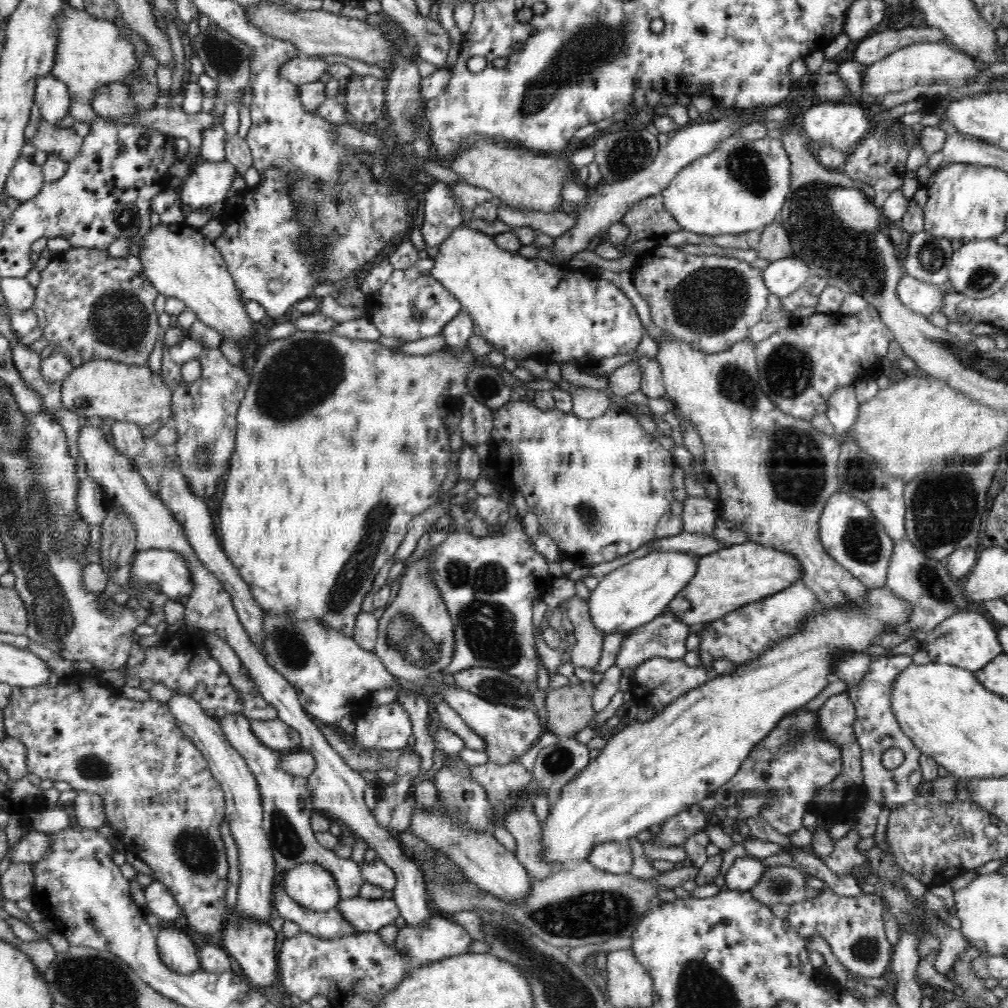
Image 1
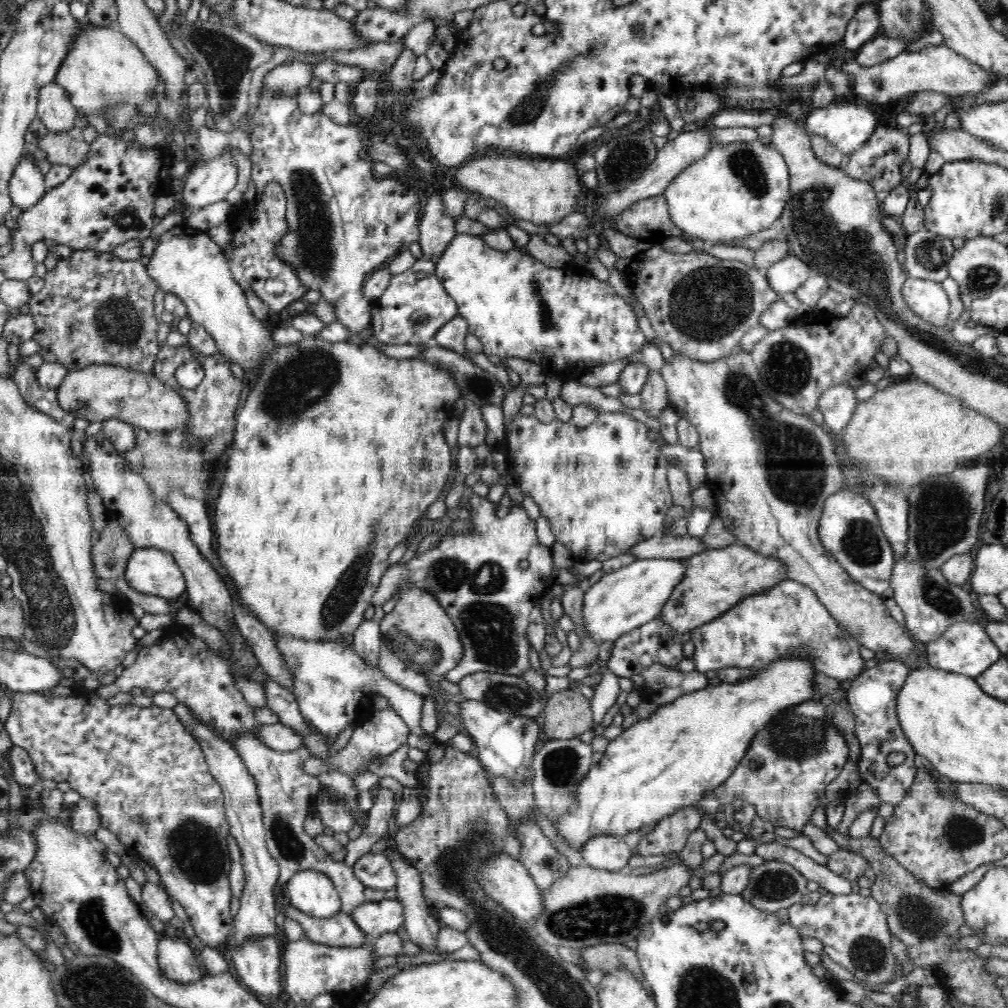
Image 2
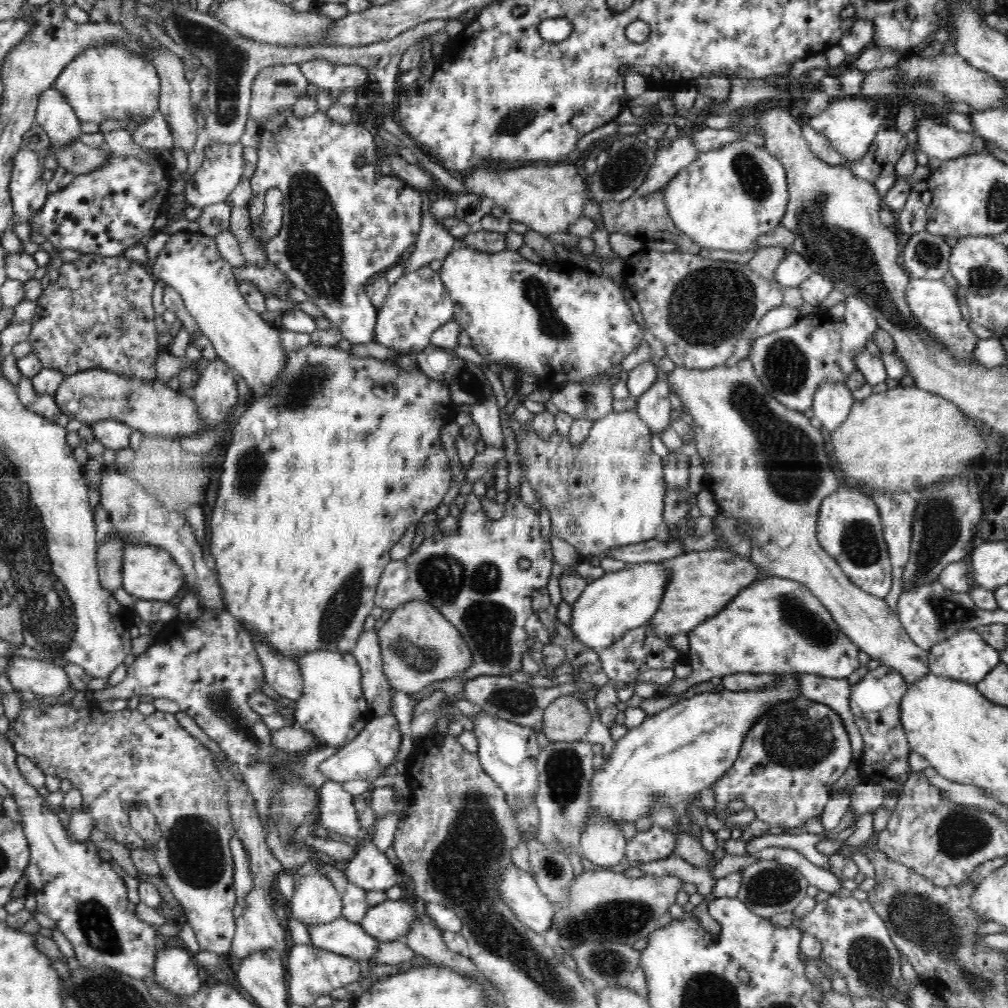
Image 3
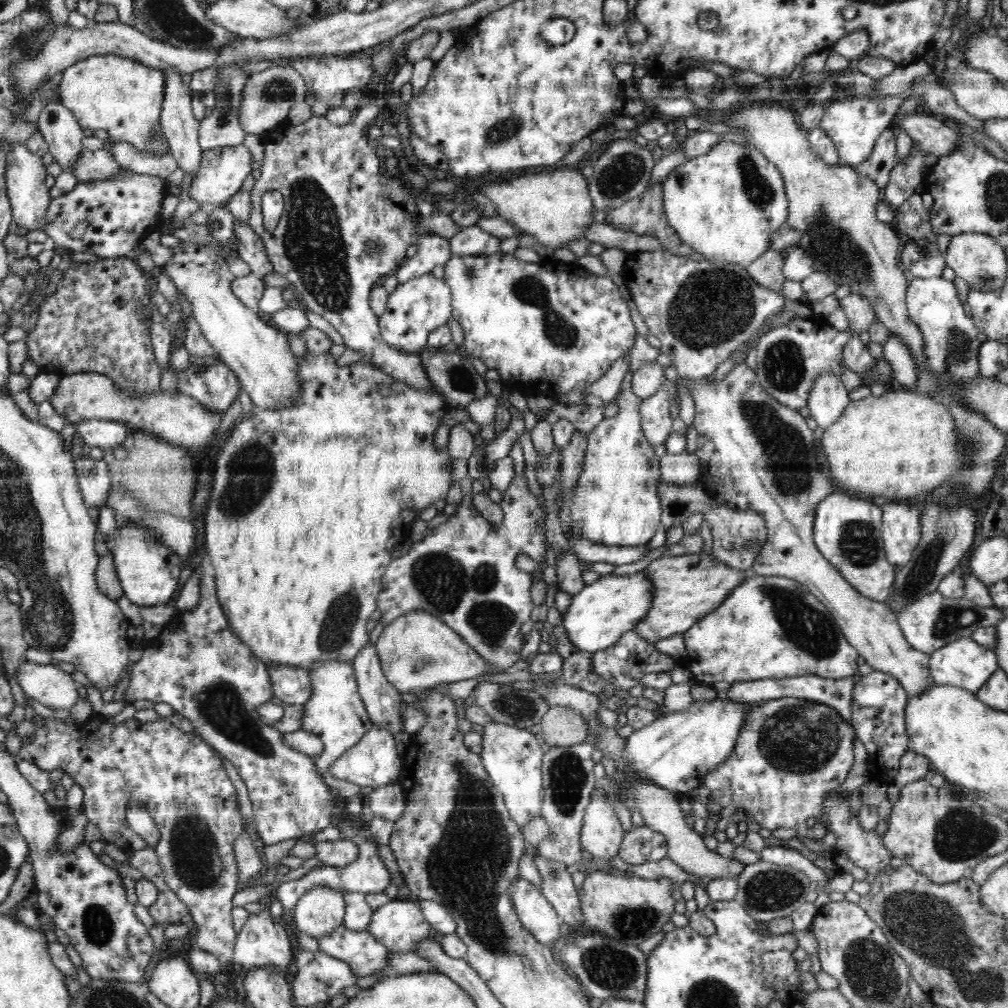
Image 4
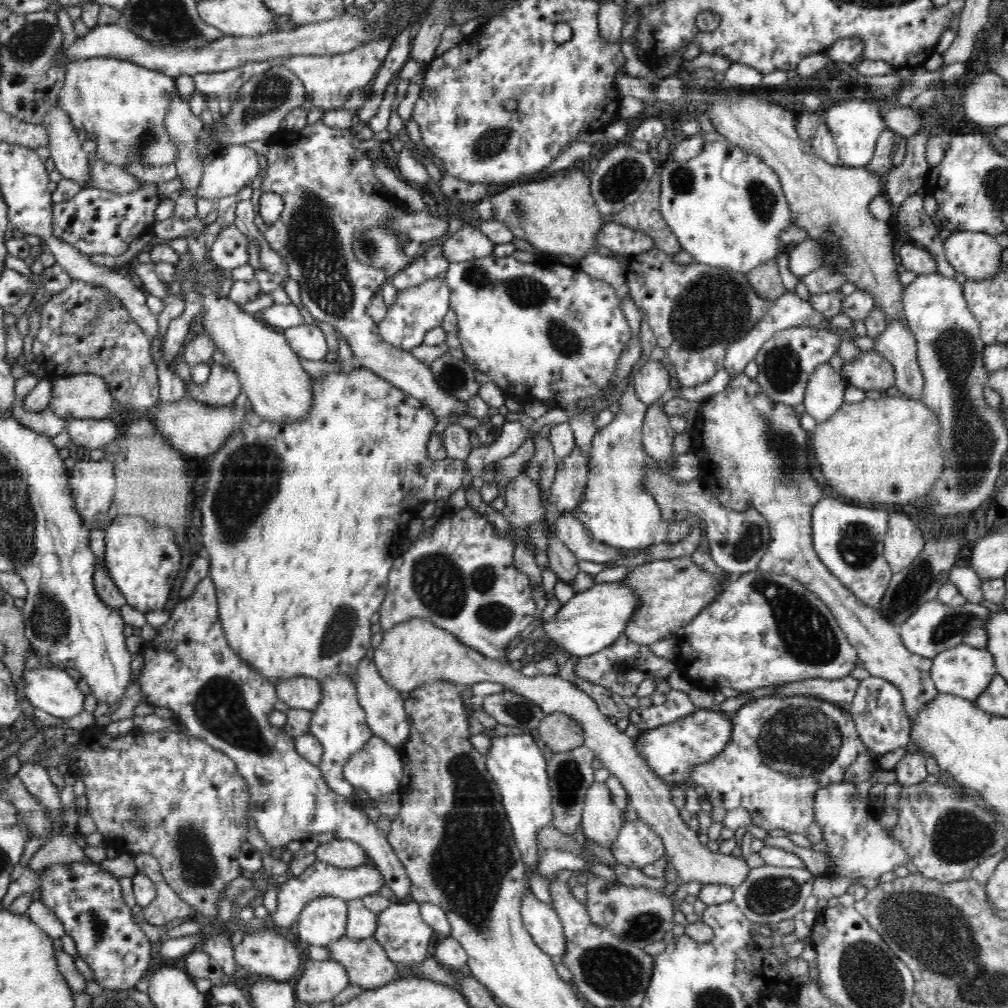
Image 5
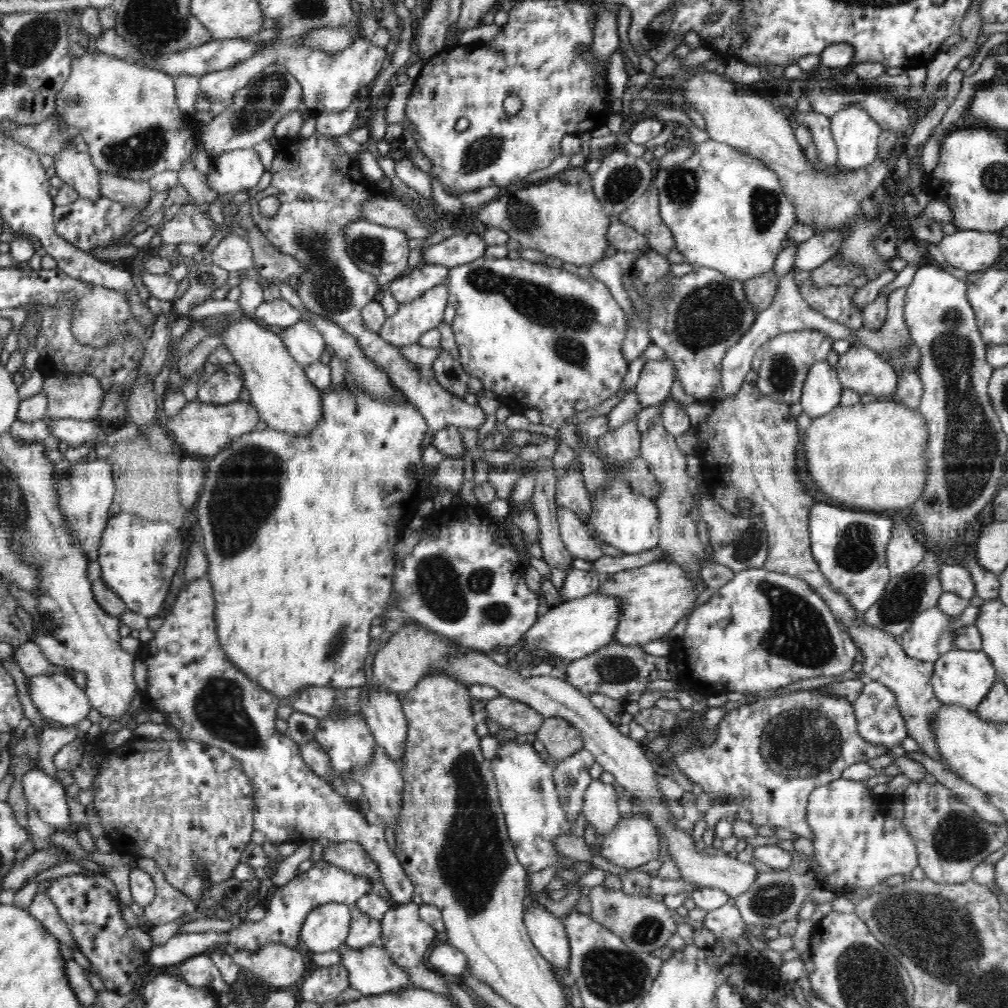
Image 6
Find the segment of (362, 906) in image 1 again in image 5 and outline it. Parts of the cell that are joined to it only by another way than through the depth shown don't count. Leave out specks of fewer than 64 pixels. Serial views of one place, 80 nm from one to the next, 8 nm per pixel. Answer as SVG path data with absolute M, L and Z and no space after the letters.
M410 899L402 902L392 901L378 914L378 924L376 924L376 927L375 940L386 951L388 958L399 966L414 968L414 966L418 966L422 960L426 959L428 946L430 946L434 930L421 917L418 902Z

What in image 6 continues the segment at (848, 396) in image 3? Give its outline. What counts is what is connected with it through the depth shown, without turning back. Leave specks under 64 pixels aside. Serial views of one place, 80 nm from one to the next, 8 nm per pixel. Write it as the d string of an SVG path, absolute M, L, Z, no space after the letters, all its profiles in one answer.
M827 361L818 362L807 375L800 400L804 413L819 417L840 406L844 389L835 368Z

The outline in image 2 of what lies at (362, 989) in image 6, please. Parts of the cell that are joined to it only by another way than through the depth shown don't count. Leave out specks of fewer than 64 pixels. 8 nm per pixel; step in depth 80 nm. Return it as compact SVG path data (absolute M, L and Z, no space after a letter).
M291 903L285 908L285 916L290 917L302 925L305 937L314 943L332 946L332 947L362 947L369 939L367 935L360 930L356 921L350 915L344 914L342 911L330 918L312 918L299 910L296 910Z

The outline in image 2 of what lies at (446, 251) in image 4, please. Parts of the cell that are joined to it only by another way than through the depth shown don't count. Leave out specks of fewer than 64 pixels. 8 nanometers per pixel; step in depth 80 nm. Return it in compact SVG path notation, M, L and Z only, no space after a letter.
M442 194L432 195L420 214L419 239L422 258L440 256L456 235L455 218L443 213Z

